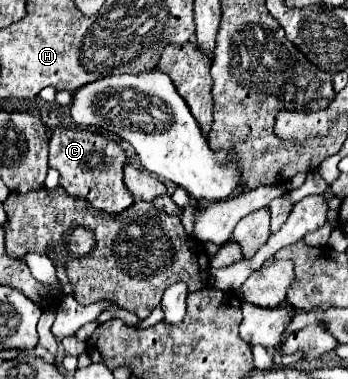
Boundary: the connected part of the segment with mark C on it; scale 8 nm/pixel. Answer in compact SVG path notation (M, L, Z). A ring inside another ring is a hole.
M57 127L51 133L49 167L55 167L61 173L59 185L71 197L87 199L93 207L101 211L121 213L135 201L123 183L123 165L125 165L125 151L113 139L107 139L99 133L91 133L81 127L75 129Z

